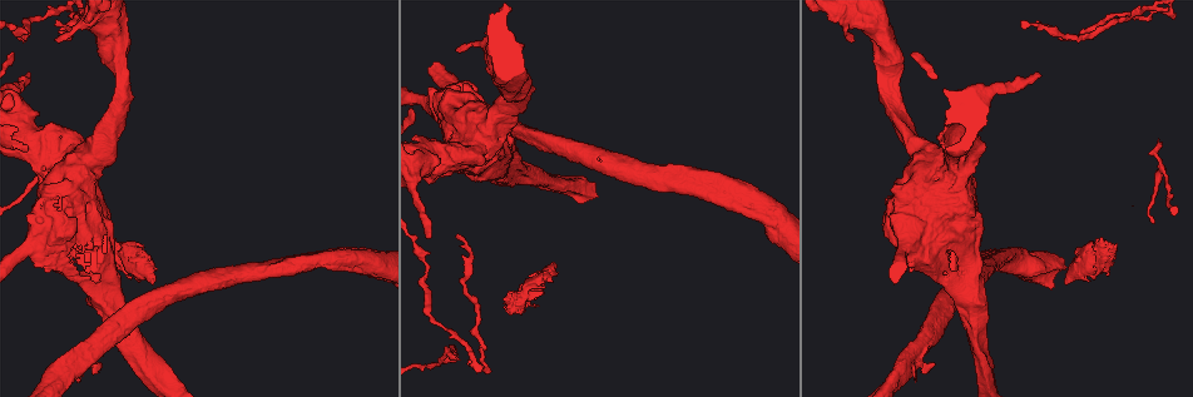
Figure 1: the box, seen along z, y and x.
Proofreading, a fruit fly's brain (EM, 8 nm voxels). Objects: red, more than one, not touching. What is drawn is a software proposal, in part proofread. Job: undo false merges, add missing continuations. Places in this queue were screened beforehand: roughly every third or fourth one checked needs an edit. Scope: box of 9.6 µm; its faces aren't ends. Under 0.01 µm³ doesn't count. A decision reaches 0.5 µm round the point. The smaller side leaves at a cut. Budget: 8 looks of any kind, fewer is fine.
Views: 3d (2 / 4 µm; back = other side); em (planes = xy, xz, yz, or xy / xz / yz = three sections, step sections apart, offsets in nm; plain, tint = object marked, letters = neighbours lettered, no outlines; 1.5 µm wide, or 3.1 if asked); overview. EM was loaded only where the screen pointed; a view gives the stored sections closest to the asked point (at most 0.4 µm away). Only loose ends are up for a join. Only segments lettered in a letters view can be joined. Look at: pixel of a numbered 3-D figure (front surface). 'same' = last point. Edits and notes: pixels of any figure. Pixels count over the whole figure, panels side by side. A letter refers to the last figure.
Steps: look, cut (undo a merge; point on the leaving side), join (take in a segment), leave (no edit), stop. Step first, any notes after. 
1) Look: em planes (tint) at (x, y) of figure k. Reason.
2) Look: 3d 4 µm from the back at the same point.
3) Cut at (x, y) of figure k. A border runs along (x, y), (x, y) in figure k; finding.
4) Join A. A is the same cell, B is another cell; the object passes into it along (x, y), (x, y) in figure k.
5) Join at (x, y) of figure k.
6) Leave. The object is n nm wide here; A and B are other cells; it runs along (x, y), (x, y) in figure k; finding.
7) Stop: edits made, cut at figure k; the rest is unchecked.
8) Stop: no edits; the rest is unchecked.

Look: em planes (letters) at (57, 22) of figure 1. An open end.

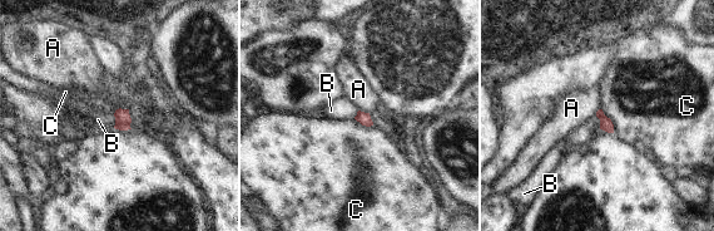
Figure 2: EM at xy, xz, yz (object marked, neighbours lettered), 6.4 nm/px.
Leave. A, B and C are other cells; a border runs along (113, 114), (115, 128) in figure 2; no lettered segment goes on from it.

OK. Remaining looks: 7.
Look: em planes (tint) at (1153, 219) of figure 1. Thin end.

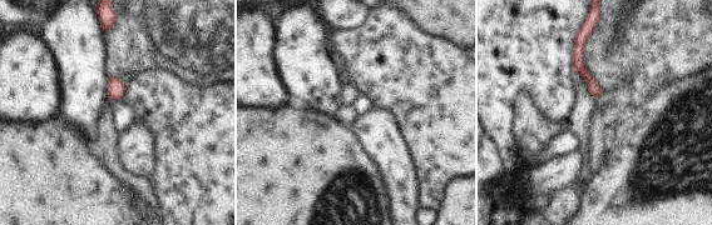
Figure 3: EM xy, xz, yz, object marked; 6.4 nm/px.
Look: em planes (letters) at the same point.

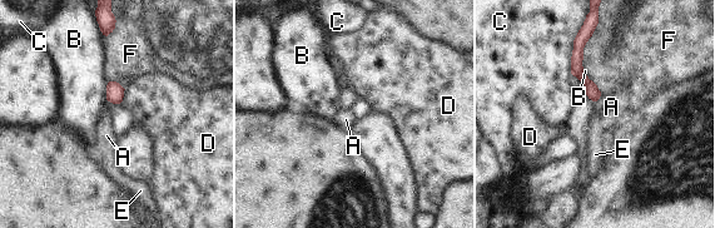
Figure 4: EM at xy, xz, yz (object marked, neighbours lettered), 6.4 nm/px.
Leave. A, B, C, D, E and F are other cells; a border runs along (601, 1), (584, 70) in figure 4; none of them fits.

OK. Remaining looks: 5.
Look: em xy step 8 (letters) at (458, 359) of figure 1.

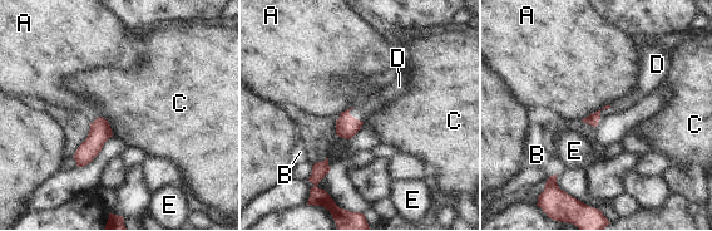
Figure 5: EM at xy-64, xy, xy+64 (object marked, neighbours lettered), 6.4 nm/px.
Join D. D is the same cell, A, B, C and E are other cells; the object passes into it along (346, 126), (354, 117), (379, 101) in figure 5; the neuron continues.

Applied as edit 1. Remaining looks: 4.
Stop: edits made, join at figure 5; the rest is unchecked.

